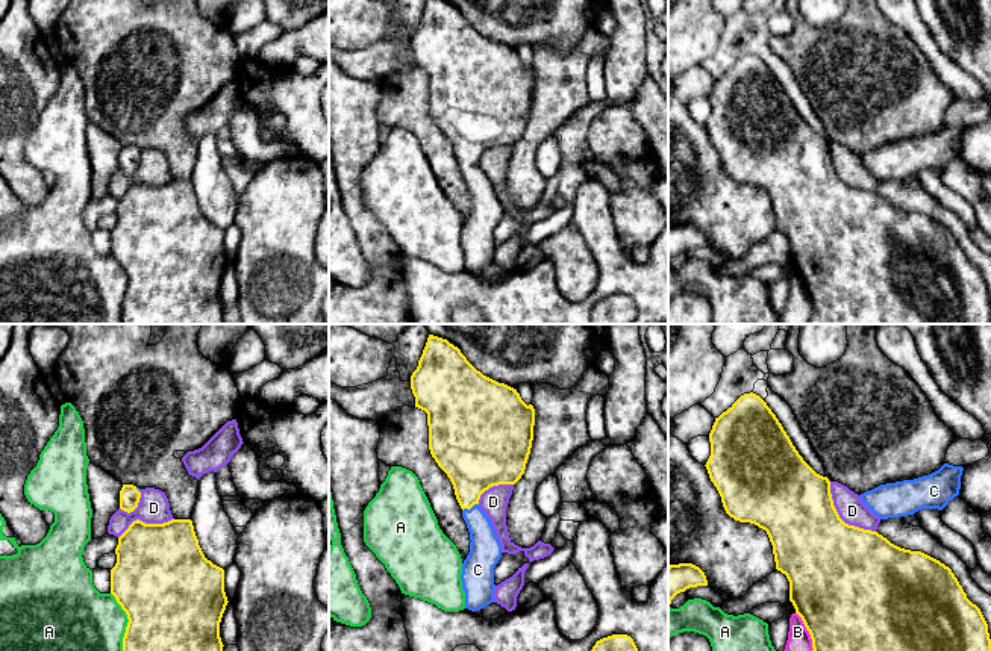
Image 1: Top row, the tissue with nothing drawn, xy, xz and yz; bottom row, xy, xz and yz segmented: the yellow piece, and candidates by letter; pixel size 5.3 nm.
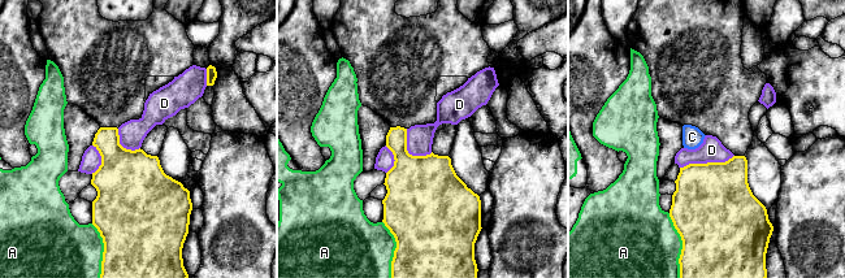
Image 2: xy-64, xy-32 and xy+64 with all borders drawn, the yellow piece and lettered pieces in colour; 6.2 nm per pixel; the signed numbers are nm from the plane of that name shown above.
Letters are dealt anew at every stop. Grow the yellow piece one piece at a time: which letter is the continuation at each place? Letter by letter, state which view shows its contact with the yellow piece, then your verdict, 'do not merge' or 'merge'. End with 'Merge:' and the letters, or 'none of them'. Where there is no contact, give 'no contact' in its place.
A: contact in xy; do not merge
B: contact in yz; do not merge
C: contact in xz; merge
D: contact in yz; do not merge
Merge: C

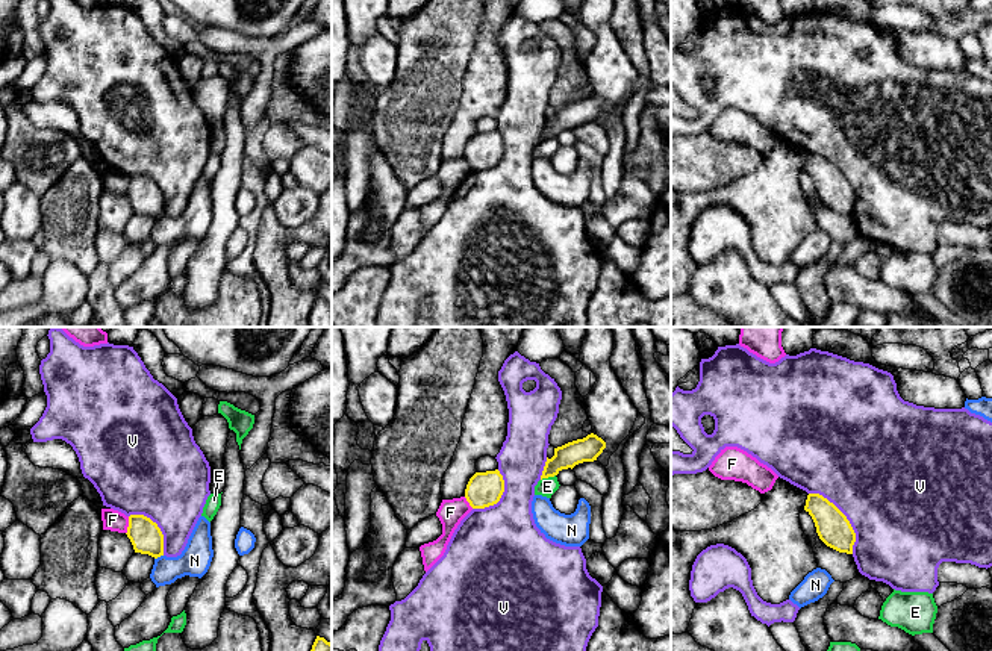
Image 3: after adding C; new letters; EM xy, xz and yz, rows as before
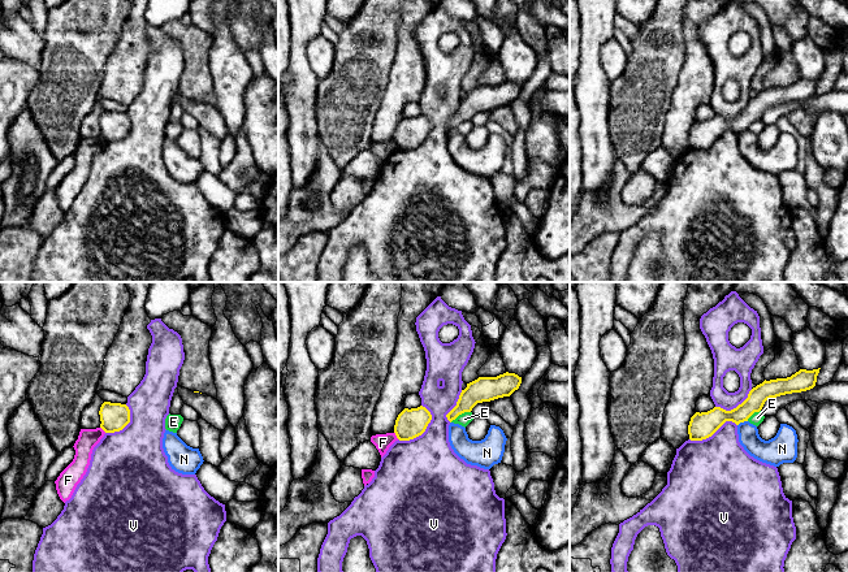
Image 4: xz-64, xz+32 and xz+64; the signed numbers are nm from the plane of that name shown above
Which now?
E: contact in xz; do not merge
F: contact in xy; do not merge
N: contact in xy; do not merge
V: contact in yz; do not merge
Merge: none of them

